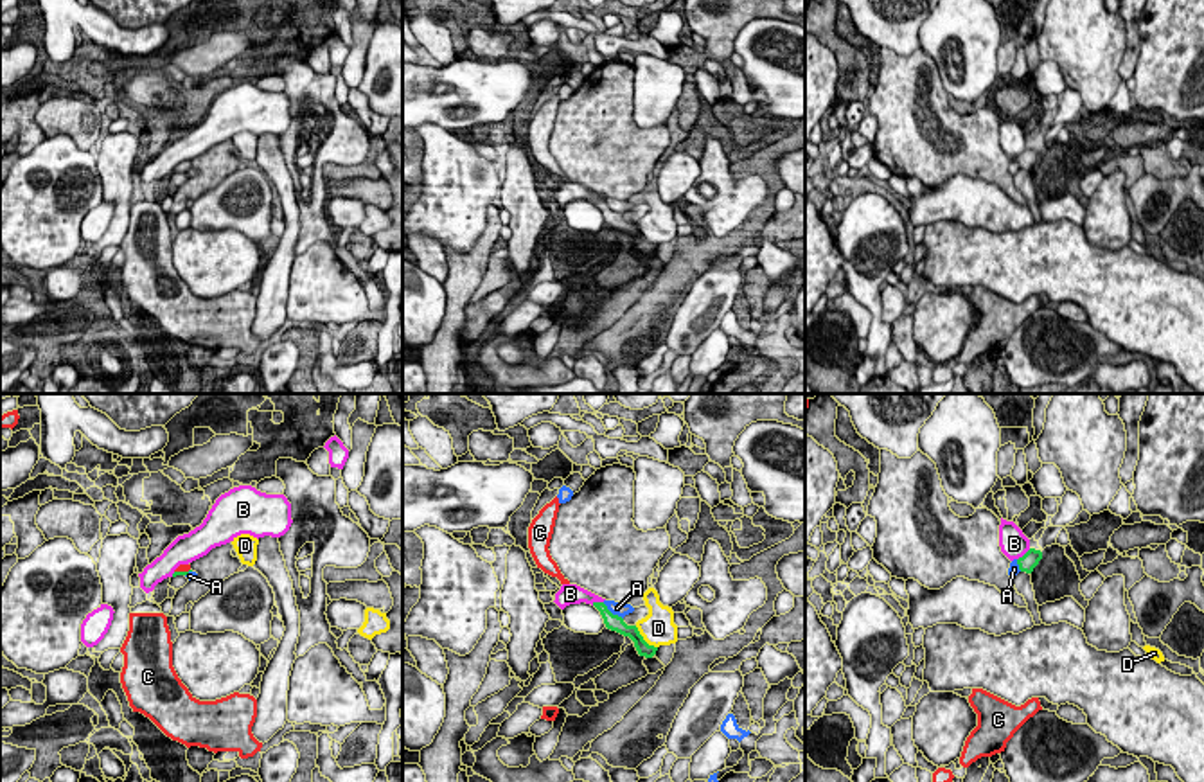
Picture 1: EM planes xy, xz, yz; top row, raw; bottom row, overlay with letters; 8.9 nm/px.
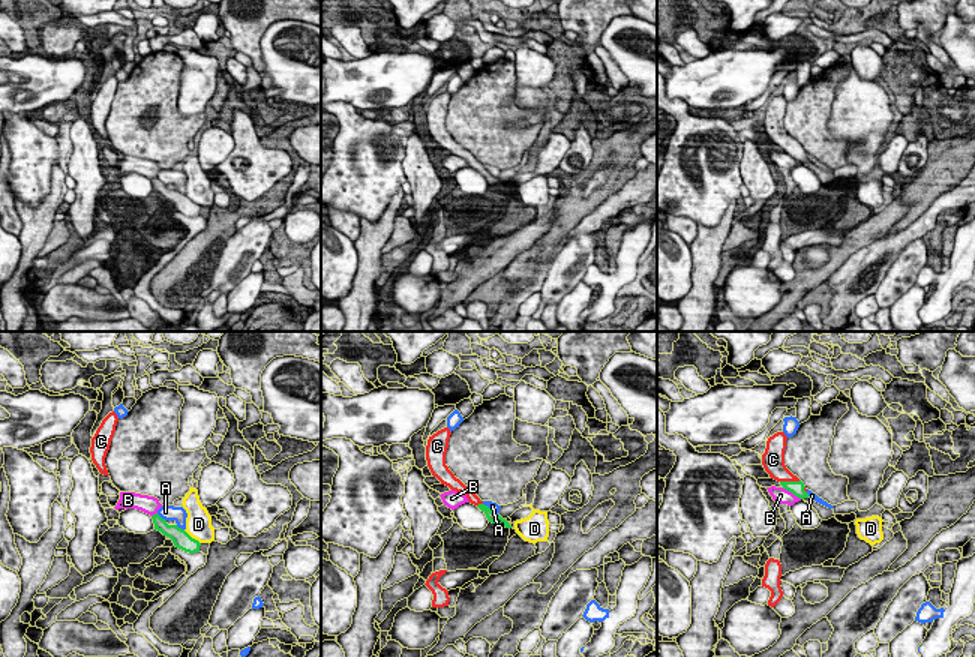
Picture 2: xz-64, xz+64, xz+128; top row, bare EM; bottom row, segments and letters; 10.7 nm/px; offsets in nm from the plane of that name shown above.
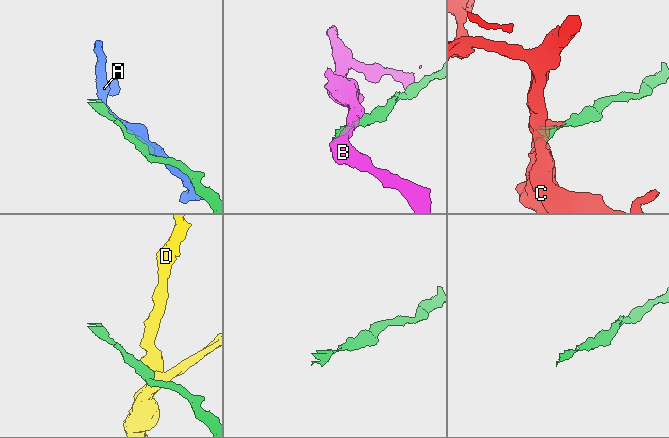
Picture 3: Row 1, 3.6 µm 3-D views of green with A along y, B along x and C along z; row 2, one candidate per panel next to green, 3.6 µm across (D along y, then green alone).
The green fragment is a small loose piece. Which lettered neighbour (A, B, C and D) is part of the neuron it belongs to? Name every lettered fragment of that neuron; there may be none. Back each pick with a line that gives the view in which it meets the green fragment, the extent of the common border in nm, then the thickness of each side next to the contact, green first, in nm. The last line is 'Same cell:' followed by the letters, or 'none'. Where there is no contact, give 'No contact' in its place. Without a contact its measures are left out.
C: Touches green in xy. Shared border 150 nm. Thickness 50 nm (green) against 60 nm
Same cell: C

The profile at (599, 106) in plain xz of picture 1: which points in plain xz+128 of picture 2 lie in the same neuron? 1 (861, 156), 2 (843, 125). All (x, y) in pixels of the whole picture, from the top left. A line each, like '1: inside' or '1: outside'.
1: outside
2: outside

